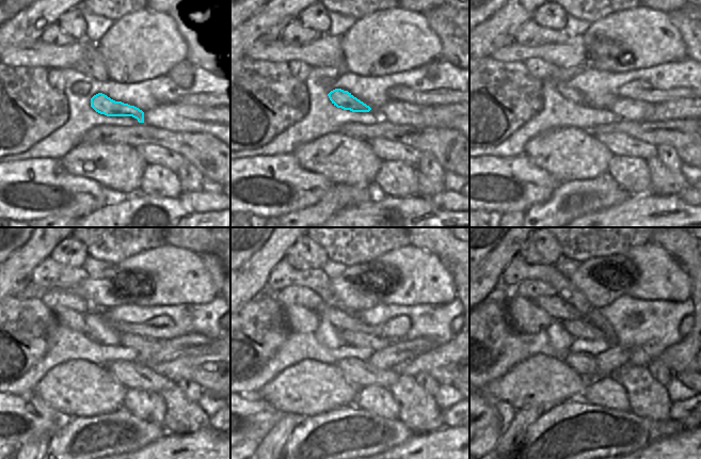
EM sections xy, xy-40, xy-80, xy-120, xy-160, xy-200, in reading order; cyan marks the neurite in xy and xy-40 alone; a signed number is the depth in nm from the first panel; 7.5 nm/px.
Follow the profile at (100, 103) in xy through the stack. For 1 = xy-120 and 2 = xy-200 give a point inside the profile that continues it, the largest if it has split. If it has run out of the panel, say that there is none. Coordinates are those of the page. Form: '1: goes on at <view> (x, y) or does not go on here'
1: goes on at xy-120 (65, 317)
2: goes on at xy-200 (525, 316)

